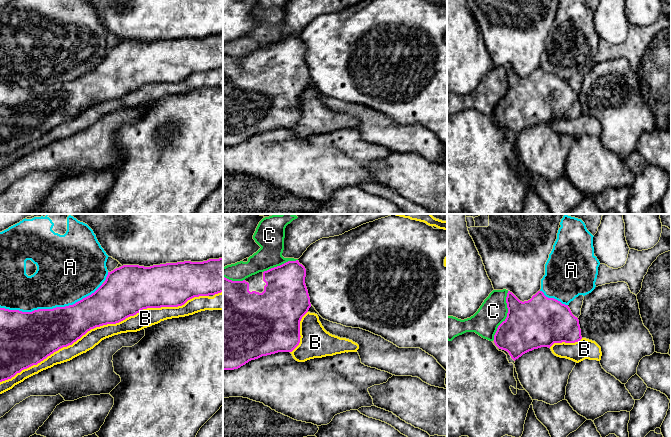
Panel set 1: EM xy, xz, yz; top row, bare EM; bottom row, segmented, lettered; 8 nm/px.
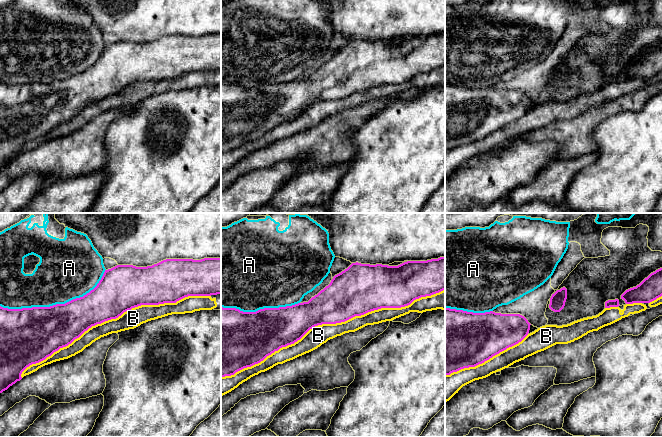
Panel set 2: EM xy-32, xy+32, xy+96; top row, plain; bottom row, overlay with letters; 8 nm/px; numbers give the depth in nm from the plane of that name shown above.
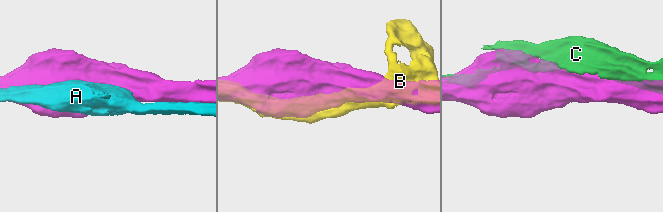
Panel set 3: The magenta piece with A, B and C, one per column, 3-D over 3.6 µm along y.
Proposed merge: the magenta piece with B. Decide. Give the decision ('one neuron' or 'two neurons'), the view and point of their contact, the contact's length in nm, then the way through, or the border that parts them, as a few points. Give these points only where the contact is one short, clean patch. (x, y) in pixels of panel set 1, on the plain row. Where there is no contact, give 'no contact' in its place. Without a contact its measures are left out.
two neurons; meets magenta in xy at (104, 100); contact 1800 nm long

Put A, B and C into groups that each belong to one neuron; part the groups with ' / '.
A / B / C

